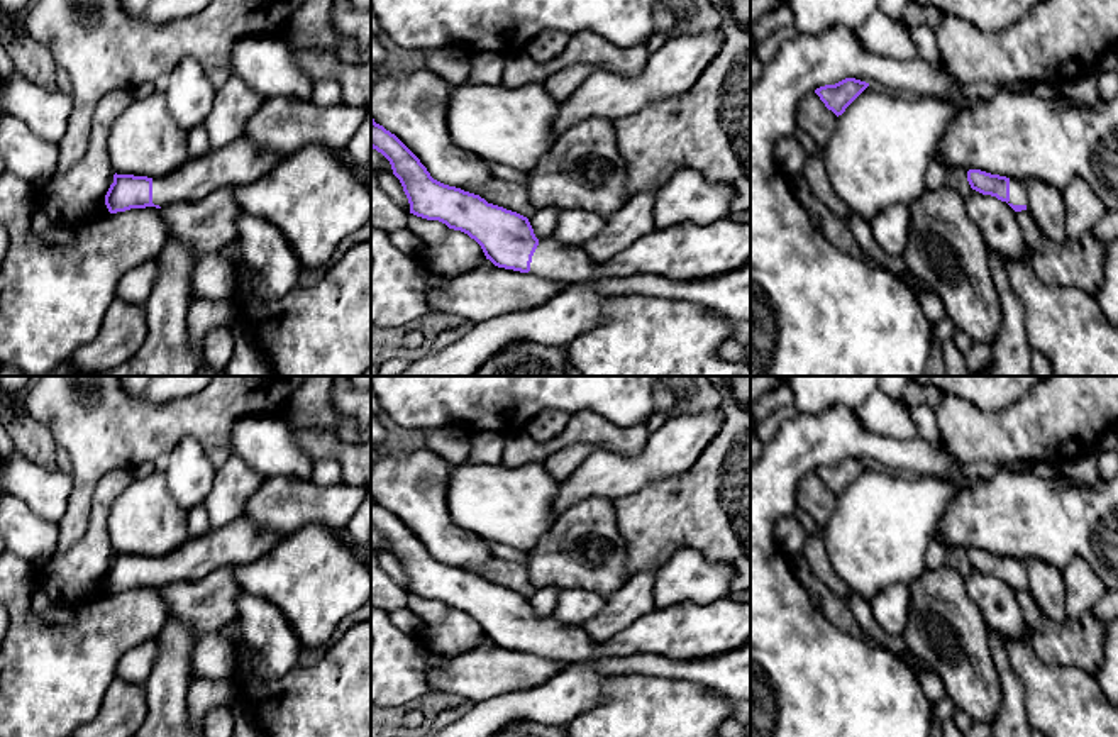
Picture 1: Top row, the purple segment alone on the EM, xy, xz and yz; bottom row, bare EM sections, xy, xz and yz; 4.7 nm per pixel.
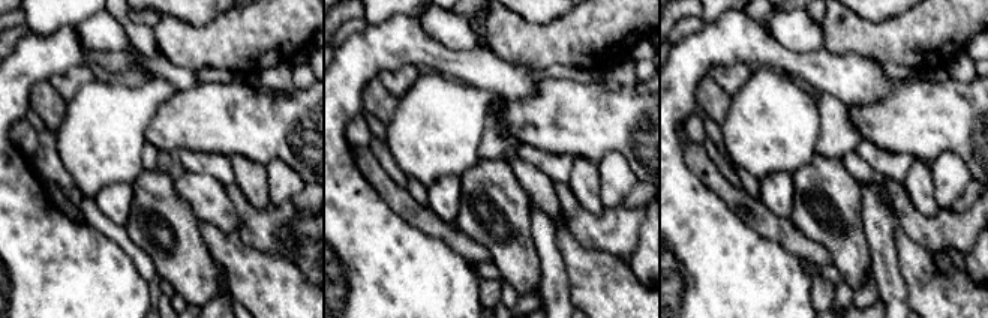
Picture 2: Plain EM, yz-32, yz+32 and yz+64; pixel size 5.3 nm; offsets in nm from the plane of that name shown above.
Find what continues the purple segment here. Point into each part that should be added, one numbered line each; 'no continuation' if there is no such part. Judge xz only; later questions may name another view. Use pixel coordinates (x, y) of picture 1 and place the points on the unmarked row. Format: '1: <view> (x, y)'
1: xz (568, 642)

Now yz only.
1: yz (1018, 573)

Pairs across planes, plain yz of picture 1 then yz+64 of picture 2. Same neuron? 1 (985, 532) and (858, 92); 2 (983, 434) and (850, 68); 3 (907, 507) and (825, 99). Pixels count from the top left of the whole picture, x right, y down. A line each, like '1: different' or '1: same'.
1: different
2: different
3: different

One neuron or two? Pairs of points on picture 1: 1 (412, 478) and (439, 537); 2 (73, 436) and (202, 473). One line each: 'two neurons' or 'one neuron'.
1: one neuron
2: two neurons

